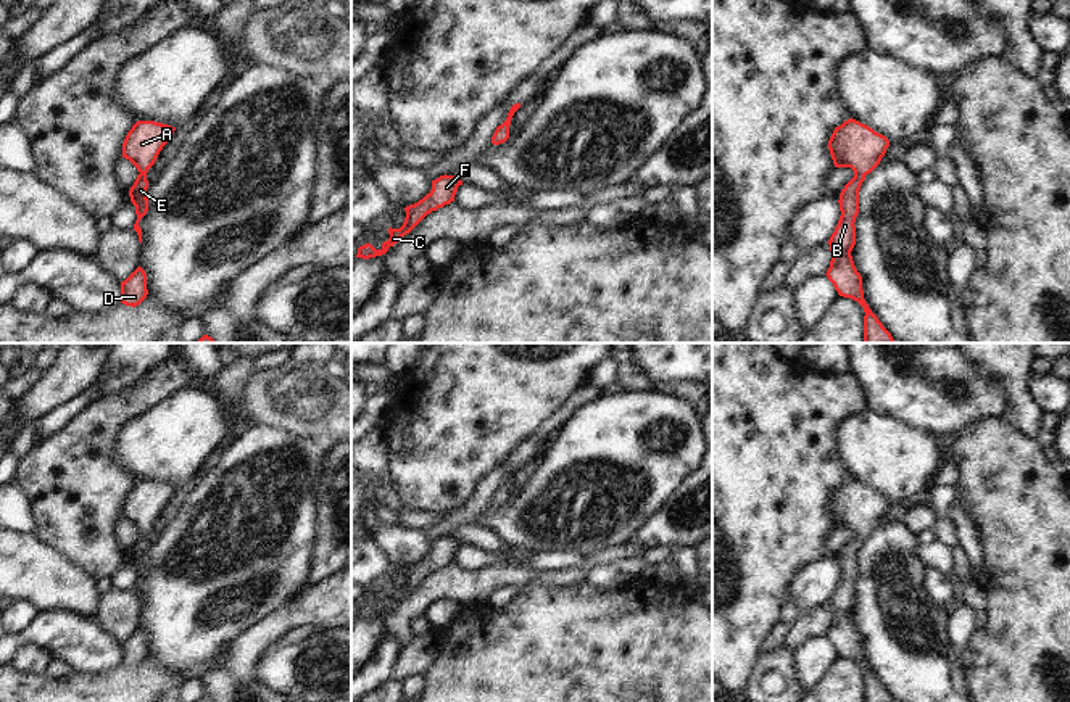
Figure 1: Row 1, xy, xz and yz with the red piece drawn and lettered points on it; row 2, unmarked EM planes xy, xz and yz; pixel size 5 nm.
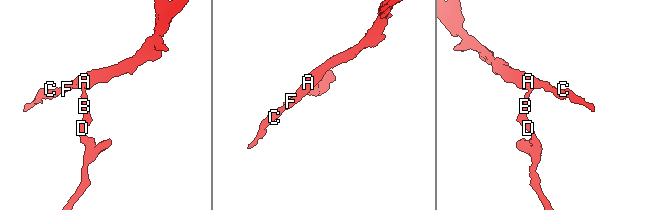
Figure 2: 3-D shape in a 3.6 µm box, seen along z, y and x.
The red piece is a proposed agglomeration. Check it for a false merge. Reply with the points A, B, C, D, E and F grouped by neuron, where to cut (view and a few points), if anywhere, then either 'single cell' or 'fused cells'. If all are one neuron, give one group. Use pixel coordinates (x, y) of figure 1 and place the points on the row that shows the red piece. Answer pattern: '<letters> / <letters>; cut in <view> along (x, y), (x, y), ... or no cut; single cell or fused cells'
A B C D E F; no cut; single cell

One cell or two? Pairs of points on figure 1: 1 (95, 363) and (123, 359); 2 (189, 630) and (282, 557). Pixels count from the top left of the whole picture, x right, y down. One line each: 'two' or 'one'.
1: two
2: one

